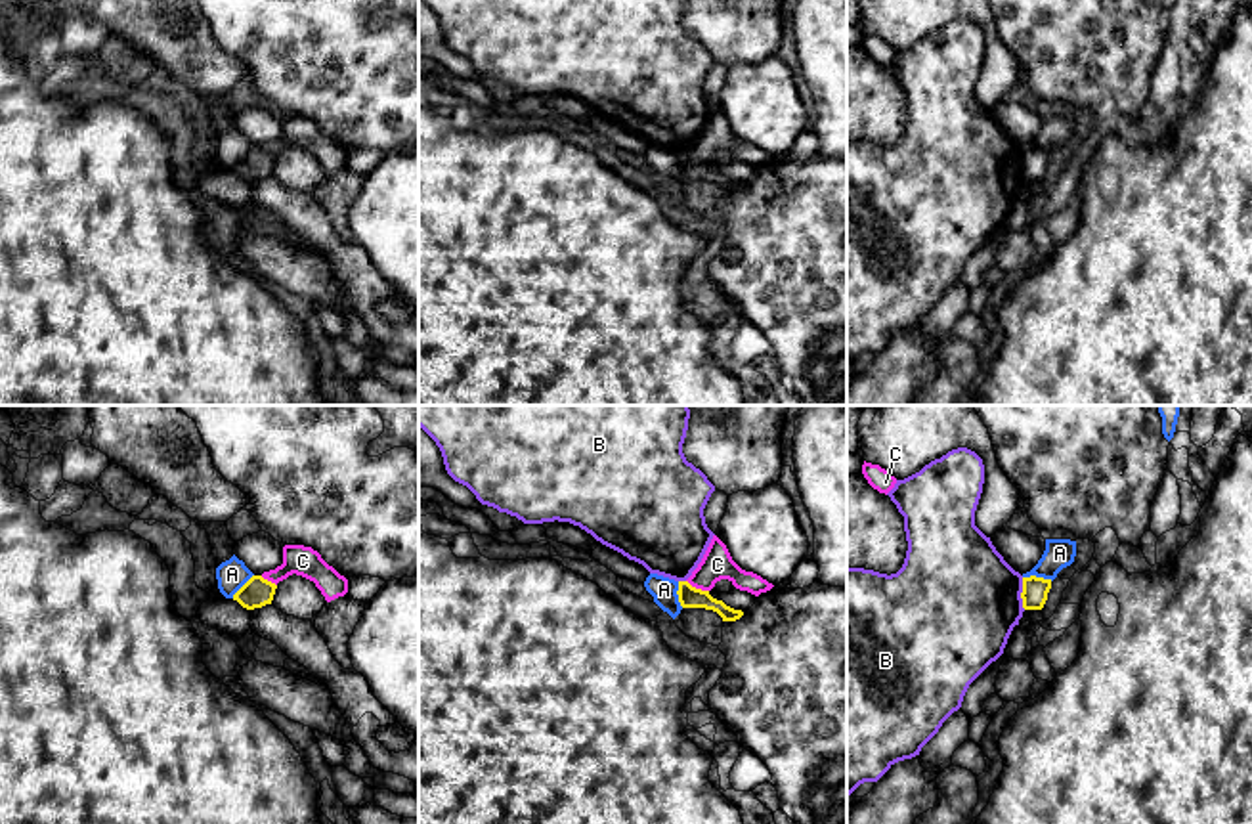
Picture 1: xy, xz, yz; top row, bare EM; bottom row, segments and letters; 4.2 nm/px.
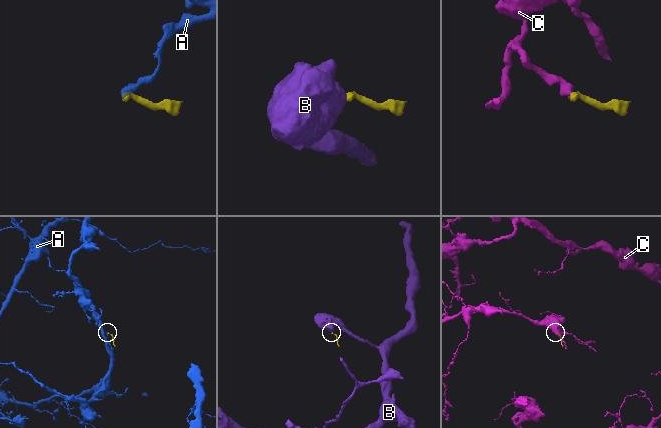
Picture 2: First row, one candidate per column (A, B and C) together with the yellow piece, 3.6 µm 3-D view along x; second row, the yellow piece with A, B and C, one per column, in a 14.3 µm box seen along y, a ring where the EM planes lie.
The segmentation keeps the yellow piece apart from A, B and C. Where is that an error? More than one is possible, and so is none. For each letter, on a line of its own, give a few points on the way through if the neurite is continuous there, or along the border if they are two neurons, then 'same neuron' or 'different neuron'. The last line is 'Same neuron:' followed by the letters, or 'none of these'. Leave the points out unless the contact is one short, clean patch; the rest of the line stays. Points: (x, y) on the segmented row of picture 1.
A: border along yz (1023, 576), (1052, 580); different neuron
B: different neuron
C: border along xz (687, 580), (708, 591); different neuron
Same neuron: none of these

